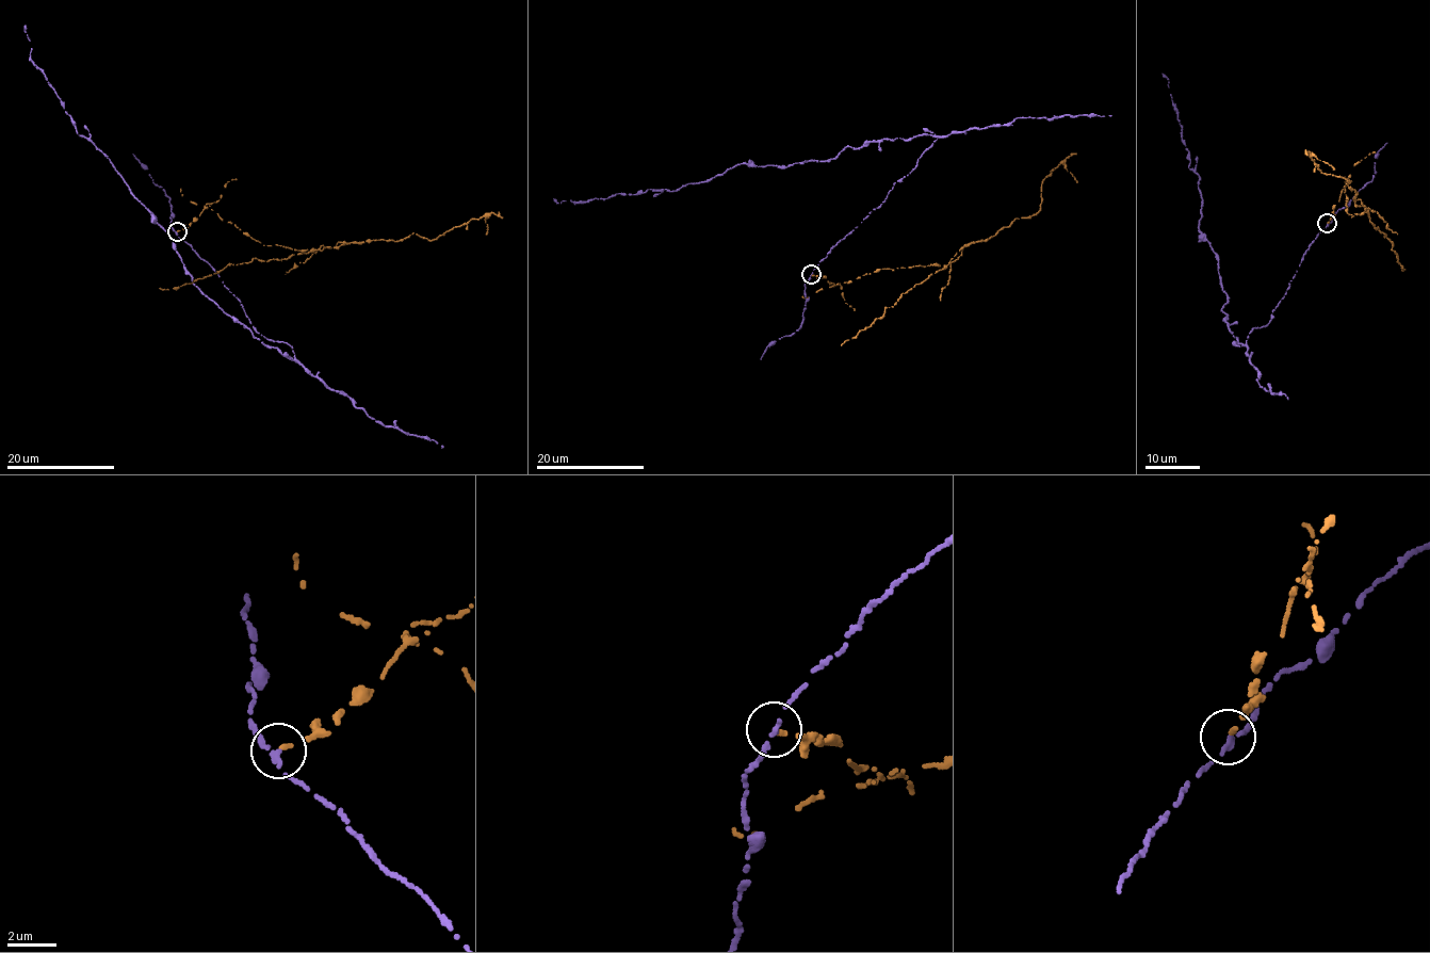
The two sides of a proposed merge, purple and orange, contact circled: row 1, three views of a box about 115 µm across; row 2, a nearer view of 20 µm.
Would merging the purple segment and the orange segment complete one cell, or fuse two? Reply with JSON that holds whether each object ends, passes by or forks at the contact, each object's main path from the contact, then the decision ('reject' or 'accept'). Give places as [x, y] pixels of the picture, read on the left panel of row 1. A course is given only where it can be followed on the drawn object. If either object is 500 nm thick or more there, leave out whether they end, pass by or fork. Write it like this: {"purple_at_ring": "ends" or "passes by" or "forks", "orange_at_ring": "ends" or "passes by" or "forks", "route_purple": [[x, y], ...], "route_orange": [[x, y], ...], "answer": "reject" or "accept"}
{"purple_at_ring": "ends", "orange_at_ring": "ends", "route_purple": [[177, 231], [255, 332], [292, 348], [294, 359], [194, 286], [169, 237], [77, 133], [32, 62], [25, 26]], "route_orange": [[177, 230], [209, 203], [263, 245], [311, 252], [413, 232], [429, 240], [481, 216], [487, 235]], "answer": "reject"}

